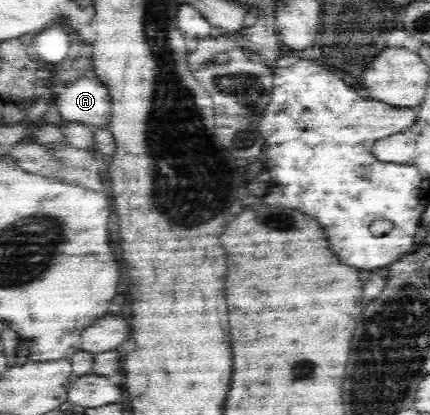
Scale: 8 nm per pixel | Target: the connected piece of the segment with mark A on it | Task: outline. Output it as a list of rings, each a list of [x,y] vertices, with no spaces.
[[[81,78],[62,86],[53,100],[63,120],[80,122],[91,130],[108,128],[111,98],[99,80]]]

